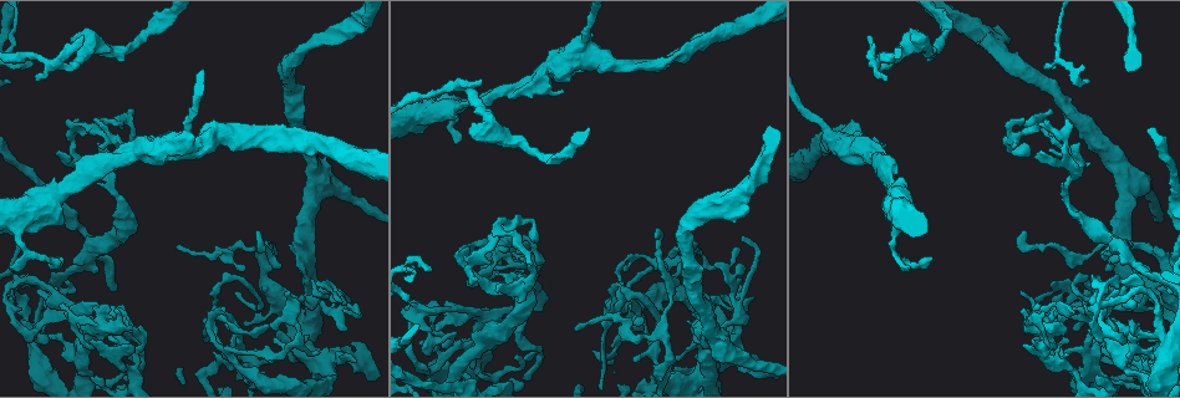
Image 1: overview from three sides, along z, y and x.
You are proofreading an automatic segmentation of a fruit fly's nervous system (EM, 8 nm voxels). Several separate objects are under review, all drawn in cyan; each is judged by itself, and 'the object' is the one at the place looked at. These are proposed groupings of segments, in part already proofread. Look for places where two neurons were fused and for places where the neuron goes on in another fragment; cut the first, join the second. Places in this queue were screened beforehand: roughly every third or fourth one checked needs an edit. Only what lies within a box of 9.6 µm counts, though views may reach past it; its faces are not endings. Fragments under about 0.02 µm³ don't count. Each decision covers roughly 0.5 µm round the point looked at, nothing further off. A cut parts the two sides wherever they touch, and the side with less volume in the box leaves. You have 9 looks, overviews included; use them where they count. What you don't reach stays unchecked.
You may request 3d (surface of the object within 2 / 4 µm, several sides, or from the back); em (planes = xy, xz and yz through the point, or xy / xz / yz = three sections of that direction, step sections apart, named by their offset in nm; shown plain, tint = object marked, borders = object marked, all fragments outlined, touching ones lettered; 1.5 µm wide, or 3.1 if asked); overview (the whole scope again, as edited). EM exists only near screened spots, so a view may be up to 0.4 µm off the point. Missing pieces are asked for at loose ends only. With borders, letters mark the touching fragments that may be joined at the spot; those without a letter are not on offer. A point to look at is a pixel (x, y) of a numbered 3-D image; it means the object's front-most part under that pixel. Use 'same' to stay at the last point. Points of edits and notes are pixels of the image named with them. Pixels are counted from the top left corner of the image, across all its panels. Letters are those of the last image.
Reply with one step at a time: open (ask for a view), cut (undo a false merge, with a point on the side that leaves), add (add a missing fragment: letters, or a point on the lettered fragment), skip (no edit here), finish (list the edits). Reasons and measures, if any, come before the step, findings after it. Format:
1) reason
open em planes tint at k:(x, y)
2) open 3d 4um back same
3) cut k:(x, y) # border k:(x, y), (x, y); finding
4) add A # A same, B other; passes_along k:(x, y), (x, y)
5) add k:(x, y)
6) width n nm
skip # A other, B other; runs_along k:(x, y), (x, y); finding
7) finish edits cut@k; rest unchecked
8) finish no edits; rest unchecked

narrows sharply
open em planes borders at 1:(432, 335)

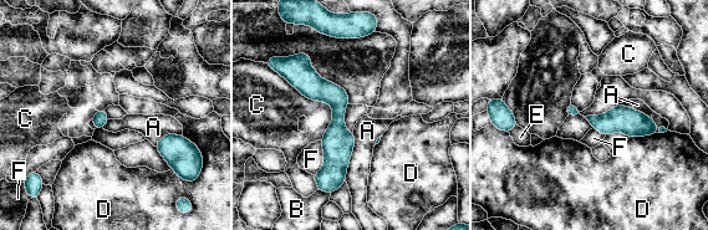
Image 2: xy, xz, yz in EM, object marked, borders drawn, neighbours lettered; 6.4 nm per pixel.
skip # A other, B other, C other, D other, E other, F other; one neuron here

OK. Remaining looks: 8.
abrupt turn
open em xy step 8 plain at 1:(70, 135)

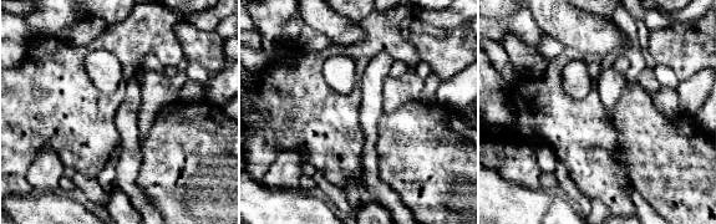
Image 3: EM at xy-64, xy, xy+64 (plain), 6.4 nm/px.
see the neighbours
open em xy step 8 borders same

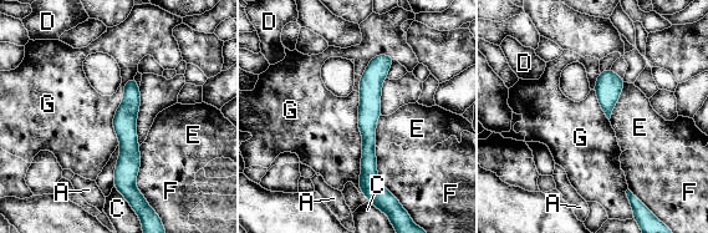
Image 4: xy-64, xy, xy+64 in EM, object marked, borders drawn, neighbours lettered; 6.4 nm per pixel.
width 150 nm
skip # A other, C other, D other, E other, F other, G other; runs_along 4:(385, 57), (370, 87), (368, 186); all the same neuron

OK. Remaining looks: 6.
calibre changes
open 3d 2um at 1:(893, 185)

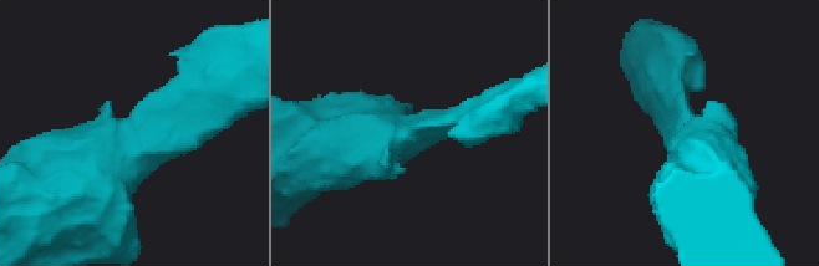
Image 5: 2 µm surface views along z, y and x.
open em yz step 8 tint at 5:(130, 138)

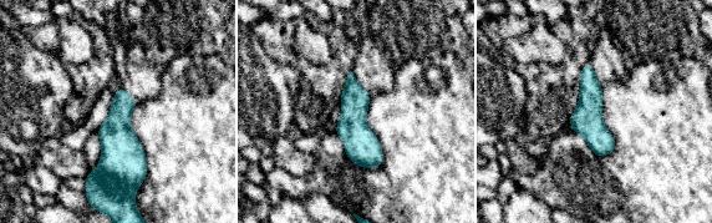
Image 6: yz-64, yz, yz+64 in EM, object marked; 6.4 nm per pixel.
open em planes borders same

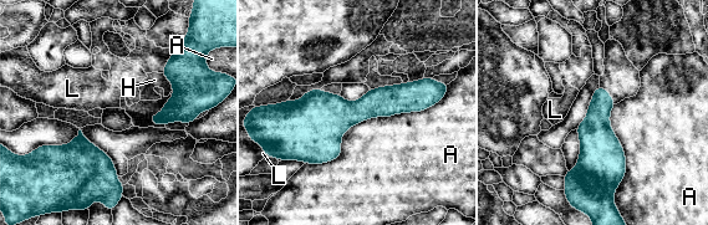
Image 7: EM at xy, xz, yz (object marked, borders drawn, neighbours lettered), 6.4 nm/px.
width 220 nm
skip # A other, H other, L other; border 7:(443, 96), (305, 164); one neuron here

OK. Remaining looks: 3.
an open end
open em xz step 8 borders at 1:(284, 129)

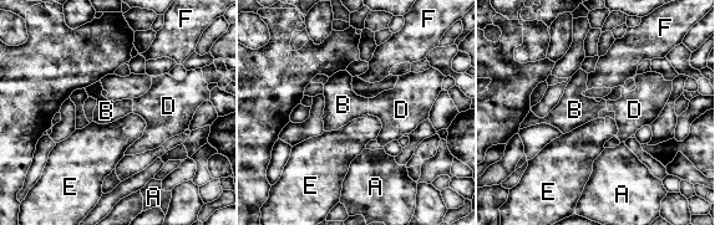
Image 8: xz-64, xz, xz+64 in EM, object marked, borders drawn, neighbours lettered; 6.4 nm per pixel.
cut it another way
open em planes borders same

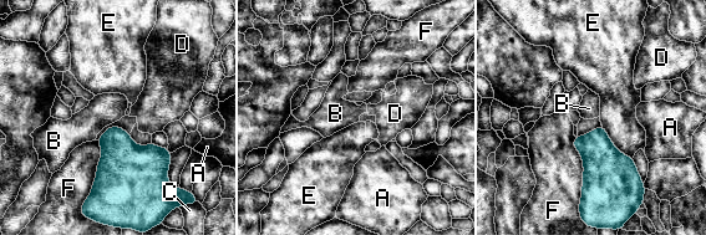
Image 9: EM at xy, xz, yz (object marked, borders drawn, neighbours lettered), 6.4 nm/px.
skip # A other, B other, C other, D other, E other, F other; border 9:(97, 141), (81, 213), (121, 229); none of them fits

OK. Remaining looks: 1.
finish no edits; rest unchecked

